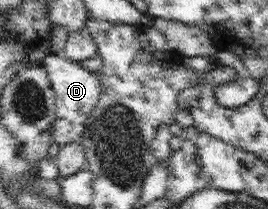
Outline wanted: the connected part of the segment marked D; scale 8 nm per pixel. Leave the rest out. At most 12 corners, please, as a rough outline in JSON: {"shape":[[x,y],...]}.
{"shape":[[66,56],[42,64],[56,96],[59,148],[81,141],[101,96],[99,75]]}

